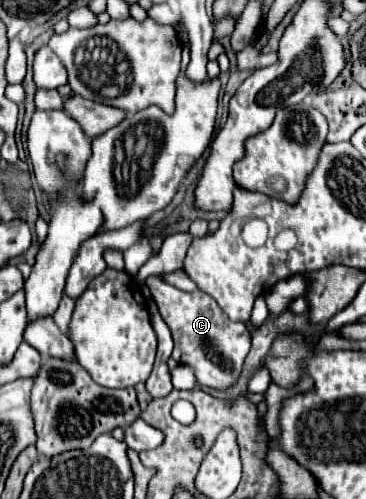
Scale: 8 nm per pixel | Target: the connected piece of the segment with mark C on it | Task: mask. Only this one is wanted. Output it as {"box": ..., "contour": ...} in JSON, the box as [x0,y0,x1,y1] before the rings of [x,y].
{"box":[147,275,251,389],"contour":[[[159,275],[147,277],[147,287],[151,291],[153,301],[159,307],[159,313],[167,327],[173,333],[175,349],[173,359],[181,365],[191,365],[195,369],[197,381],[209,389],[229,389],[237,383],[243,361],[251,347],[249,331],[243,323],[233,323],[217,305],[211,295],[203,291],[185,293],[181,289],[175,289],[173,285],[167,285]]]}

